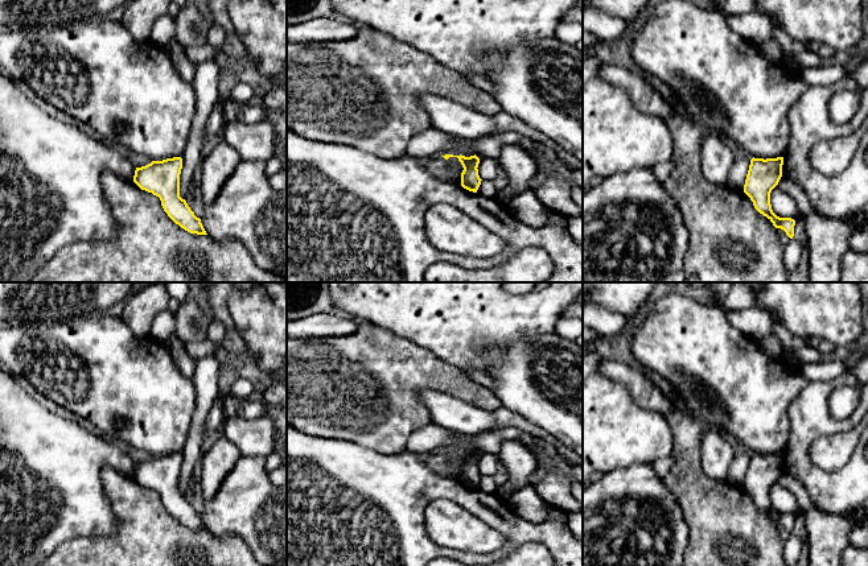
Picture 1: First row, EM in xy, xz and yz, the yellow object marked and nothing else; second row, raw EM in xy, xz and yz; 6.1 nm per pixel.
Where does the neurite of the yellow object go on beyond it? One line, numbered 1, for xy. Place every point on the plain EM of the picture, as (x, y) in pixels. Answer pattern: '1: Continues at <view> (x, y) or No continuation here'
1: No continuation here

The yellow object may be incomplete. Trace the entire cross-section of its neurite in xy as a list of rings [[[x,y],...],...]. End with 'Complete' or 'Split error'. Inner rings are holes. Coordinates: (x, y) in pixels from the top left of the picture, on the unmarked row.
[[[173,453],[136,463],[133,478],[141,484],[159,492],[168,512],[190,529],[207,530],[201,515],[180,492],[180,470],[182,454]]]. Complete

